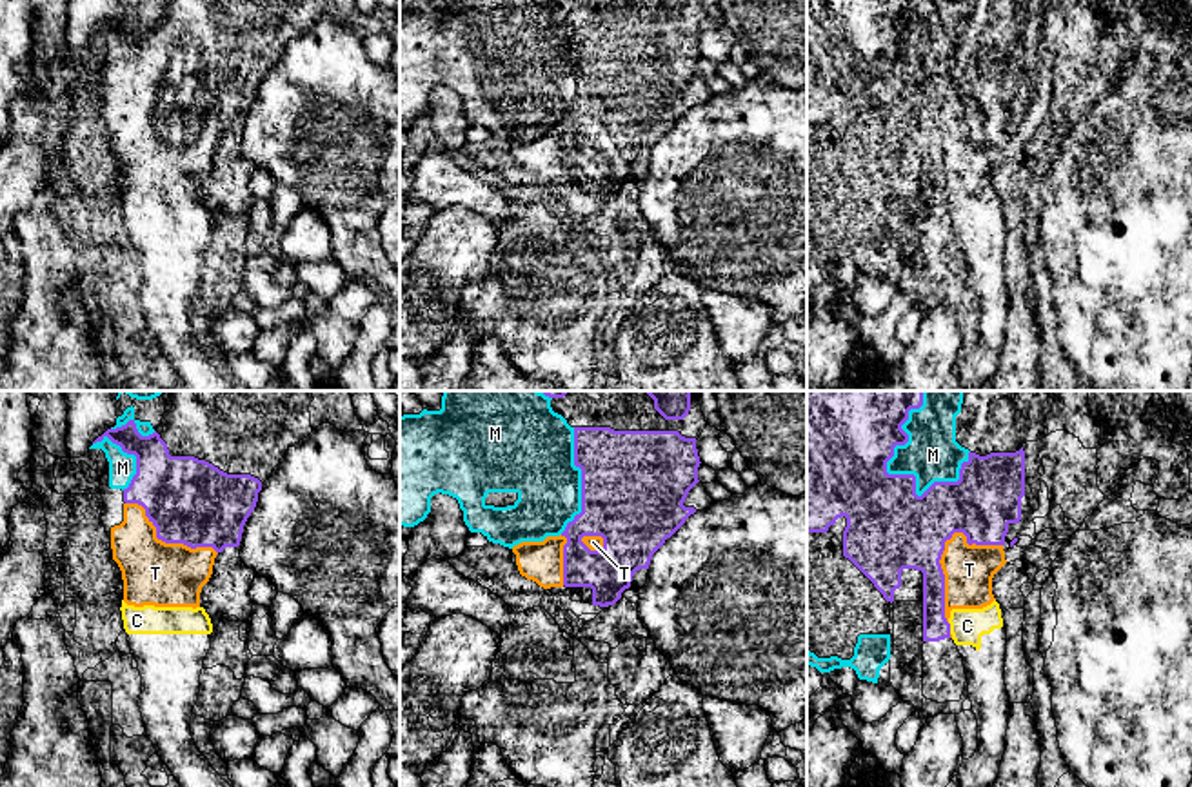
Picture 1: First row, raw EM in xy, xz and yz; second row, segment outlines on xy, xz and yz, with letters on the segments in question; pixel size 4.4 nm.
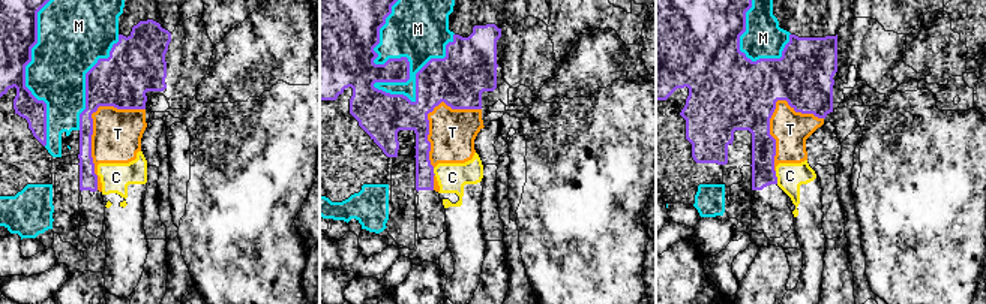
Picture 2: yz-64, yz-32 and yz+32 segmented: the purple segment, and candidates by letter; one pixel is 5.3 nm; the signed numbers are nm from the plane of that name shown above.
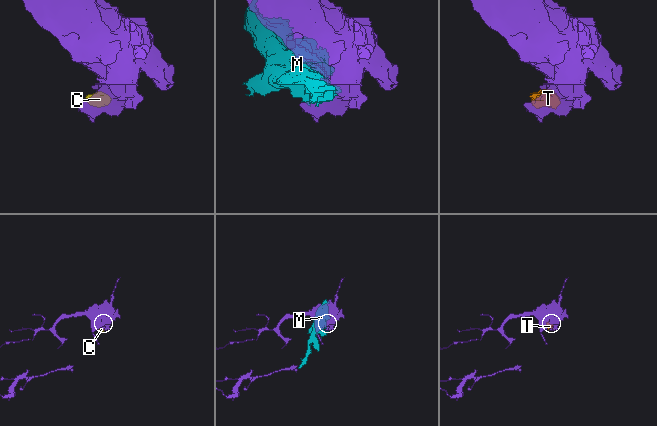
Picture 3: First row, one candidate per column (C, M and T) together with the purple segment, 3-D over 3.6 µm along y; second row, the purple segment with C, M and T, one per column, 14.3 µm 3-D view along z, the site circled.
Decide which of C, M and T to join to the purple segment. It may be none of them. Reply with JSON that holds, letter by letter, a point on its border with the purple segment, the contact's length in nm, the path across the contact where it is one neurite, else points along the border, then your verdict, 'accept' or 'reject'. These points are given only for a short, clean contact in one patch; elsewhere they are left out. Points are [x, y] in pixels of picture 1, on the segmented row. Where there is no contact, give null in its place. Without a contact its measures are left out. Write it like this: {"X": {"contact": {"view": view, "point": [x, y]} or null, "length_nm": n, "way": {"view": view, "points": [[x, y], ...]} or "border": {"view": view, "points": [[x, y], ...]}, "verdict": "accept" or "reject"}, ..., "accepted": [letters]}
{"C": {"contact": {"view": "yz", "point": [949, 627]}, "length_nm": 60, "border": {"view": "yz", "points": [[947, 622], [951, 633]]}, "verdict": "reject"}, "M": {"contact": {"view": "yz", "point": [893, 449]}, "length_nm": 480, "verdict": "reject"}, "T": {"contact": {"view": "yz", "point": [942, 553]}, "length_nm": 420, "verdict": "reject"}, "accepted": []}

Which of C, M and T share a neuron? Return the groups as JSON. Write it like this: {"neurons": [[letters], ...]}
{"neurons": [["C", "T"], ["M"]]}

